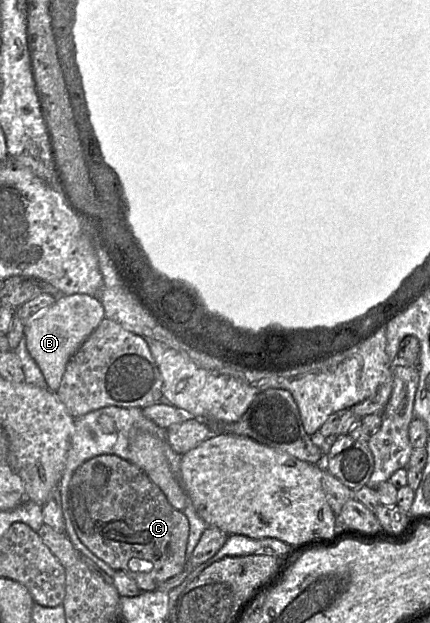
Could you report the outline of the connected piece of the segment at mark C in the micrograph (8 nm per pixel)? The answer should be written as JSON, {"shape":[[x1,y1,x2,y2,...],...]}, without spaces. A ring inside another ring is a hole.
{"shape":[[103,454,95,456,81,464,73,473,68,490,68,512,76,534,81,542,98,558,107,563,115,571,123,571,137,584,141,592,155,591,166,580,178,575,186,567,186,547,189,537,189,522,182,511,175,509,163,492,150,480,138,466,117,455]]}

